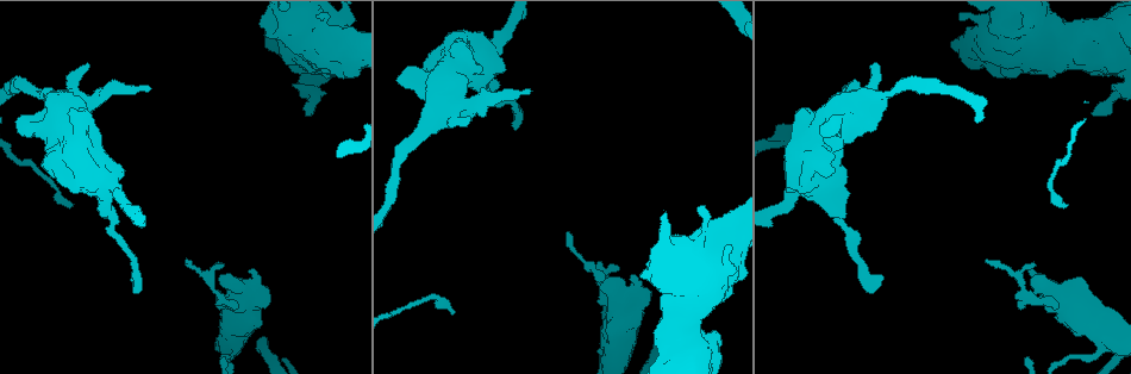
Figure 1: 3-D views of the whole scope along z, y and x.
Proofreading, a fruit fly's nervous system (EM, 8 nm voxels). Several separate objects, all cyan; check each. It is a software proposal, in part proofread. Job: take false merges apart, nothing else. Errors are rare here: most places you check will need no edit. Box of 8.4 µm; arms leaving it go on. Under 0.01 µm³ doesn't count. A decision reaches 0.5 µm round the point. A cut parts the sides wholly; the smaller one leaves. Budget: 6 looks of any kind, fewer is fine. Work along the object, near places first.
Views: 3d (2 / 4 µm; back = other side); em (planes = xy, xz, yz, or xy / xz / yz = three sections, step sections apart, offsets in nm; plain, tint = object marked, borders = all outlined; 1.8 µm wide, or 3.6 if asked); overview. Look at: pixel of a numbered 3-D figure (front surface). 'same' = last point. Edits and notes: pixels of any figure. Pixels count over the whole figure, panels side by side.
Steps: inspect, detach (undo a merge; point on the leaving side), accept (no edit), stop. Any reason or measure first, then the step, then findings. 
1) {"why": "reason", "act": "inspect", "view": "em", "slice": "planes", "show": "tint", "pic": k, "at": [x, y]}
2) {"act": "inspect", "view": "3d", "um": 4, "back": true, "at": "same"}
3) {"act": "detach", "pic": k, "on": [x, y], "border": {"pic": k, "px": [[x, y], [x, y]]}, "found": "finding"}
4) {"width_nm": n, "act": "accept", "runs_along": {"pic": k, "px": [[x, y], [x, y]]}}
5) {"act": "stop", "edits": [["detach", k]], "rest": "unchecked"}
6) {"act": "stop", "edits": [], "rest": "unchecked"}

{"why": "thick turns thin", "act": "inspect", "view": "3d", "um": 4, "back": true, "pic": 1, "at": [1058, 299]}

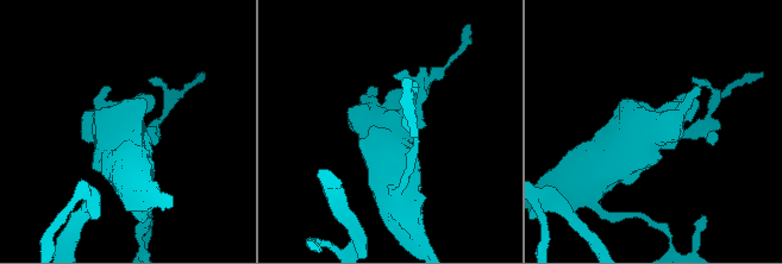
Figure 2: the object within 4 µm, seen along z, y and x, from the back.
{"why": "shape alone is not enough", "act": "inspect", "view": "em", "slice": "planes", "show": "tint", "pic": 2, "at": [398, 126]}

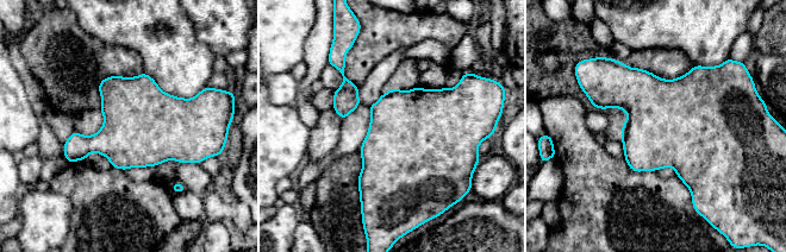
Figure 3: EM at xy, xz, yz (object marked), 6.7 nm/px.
{"act": "accept", "found": "all the same cell"}

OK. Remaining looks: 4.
{"act": "inspect", "view": "3d", "um": 4, "pic": 1, "at": [324, 29]}

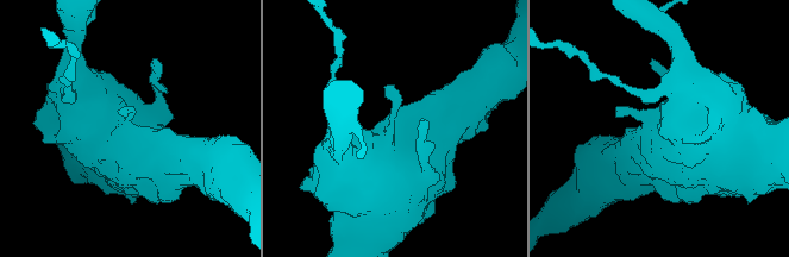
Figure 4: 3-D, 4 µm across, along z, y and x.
{"why": "now the EM", "act": "inspect", "view": "em", "um": 3.6, "slice": "xy", "step": 8, "show": "tint", "pic": 4, "at": [656, 132]}

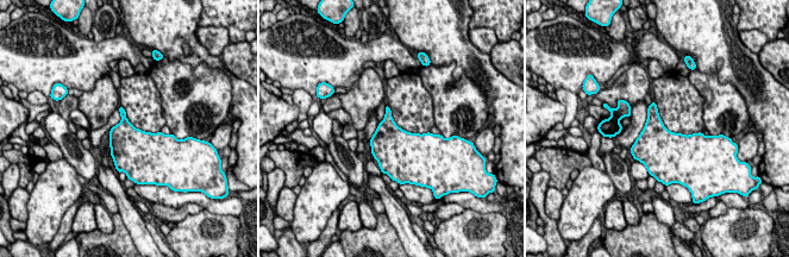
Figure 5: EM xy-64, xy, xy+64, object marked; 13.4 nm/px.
{"act": "inspect", "view": "em", "um": 3.6, "slice": "planes", "show": "tint", "at": "same"}

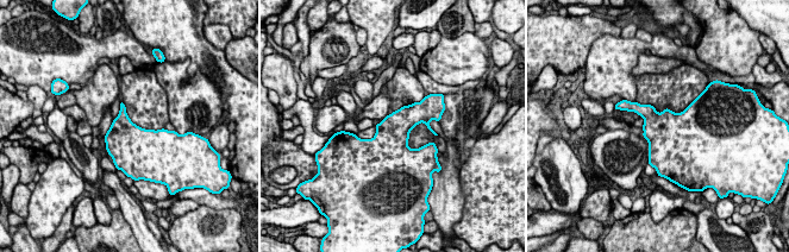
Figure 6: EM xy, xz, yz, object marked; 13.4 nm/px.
{"act": "accept", "found": "all the same cell"}

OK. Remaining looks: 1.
{"why": "abrupt turn", "act": "inspect", "view": "em", "slice": "planes", "show": "tint", "pic": 1, "at": [831, 142]}

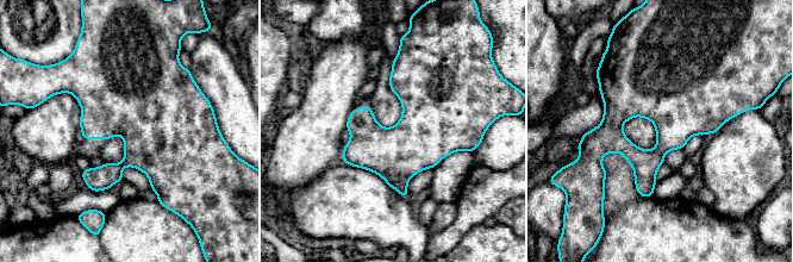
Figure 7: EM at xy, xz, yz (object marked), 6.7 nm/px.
{"act": "accept", "found": "one cell here"}

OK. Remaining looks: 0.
{"act": "stop", "edits": [], "rest": "unchecked"}

